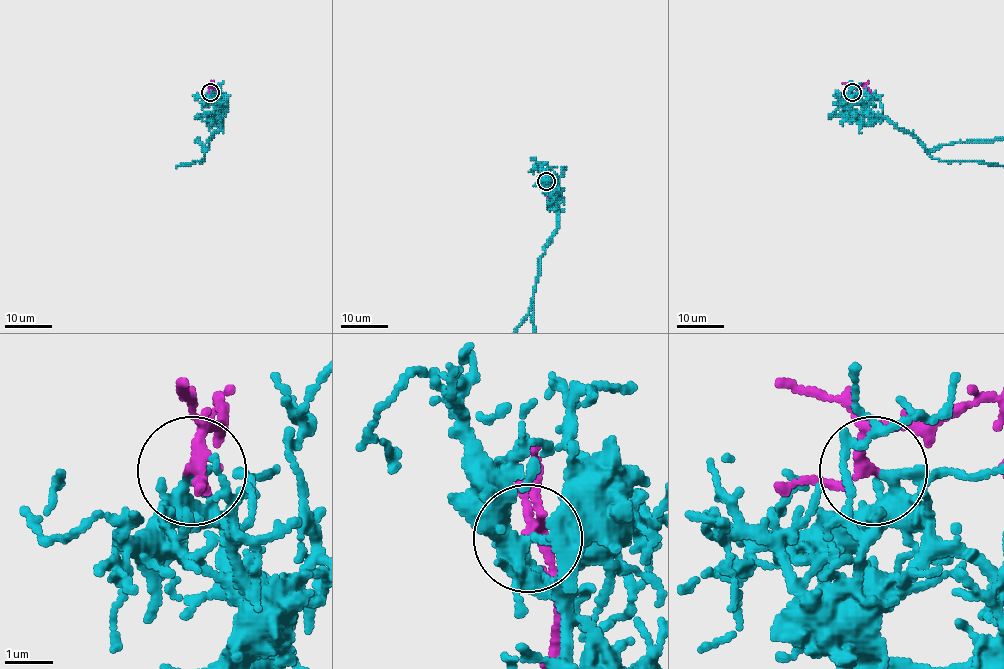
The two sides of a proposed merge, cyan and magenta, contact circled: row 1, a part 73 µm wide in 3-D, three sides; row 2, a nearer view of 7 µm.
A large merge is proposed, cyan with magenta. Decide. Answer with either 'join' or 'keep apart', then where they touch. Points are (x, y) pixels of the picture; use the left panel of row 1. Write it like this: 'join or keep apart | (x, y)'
join | (210, 92)

